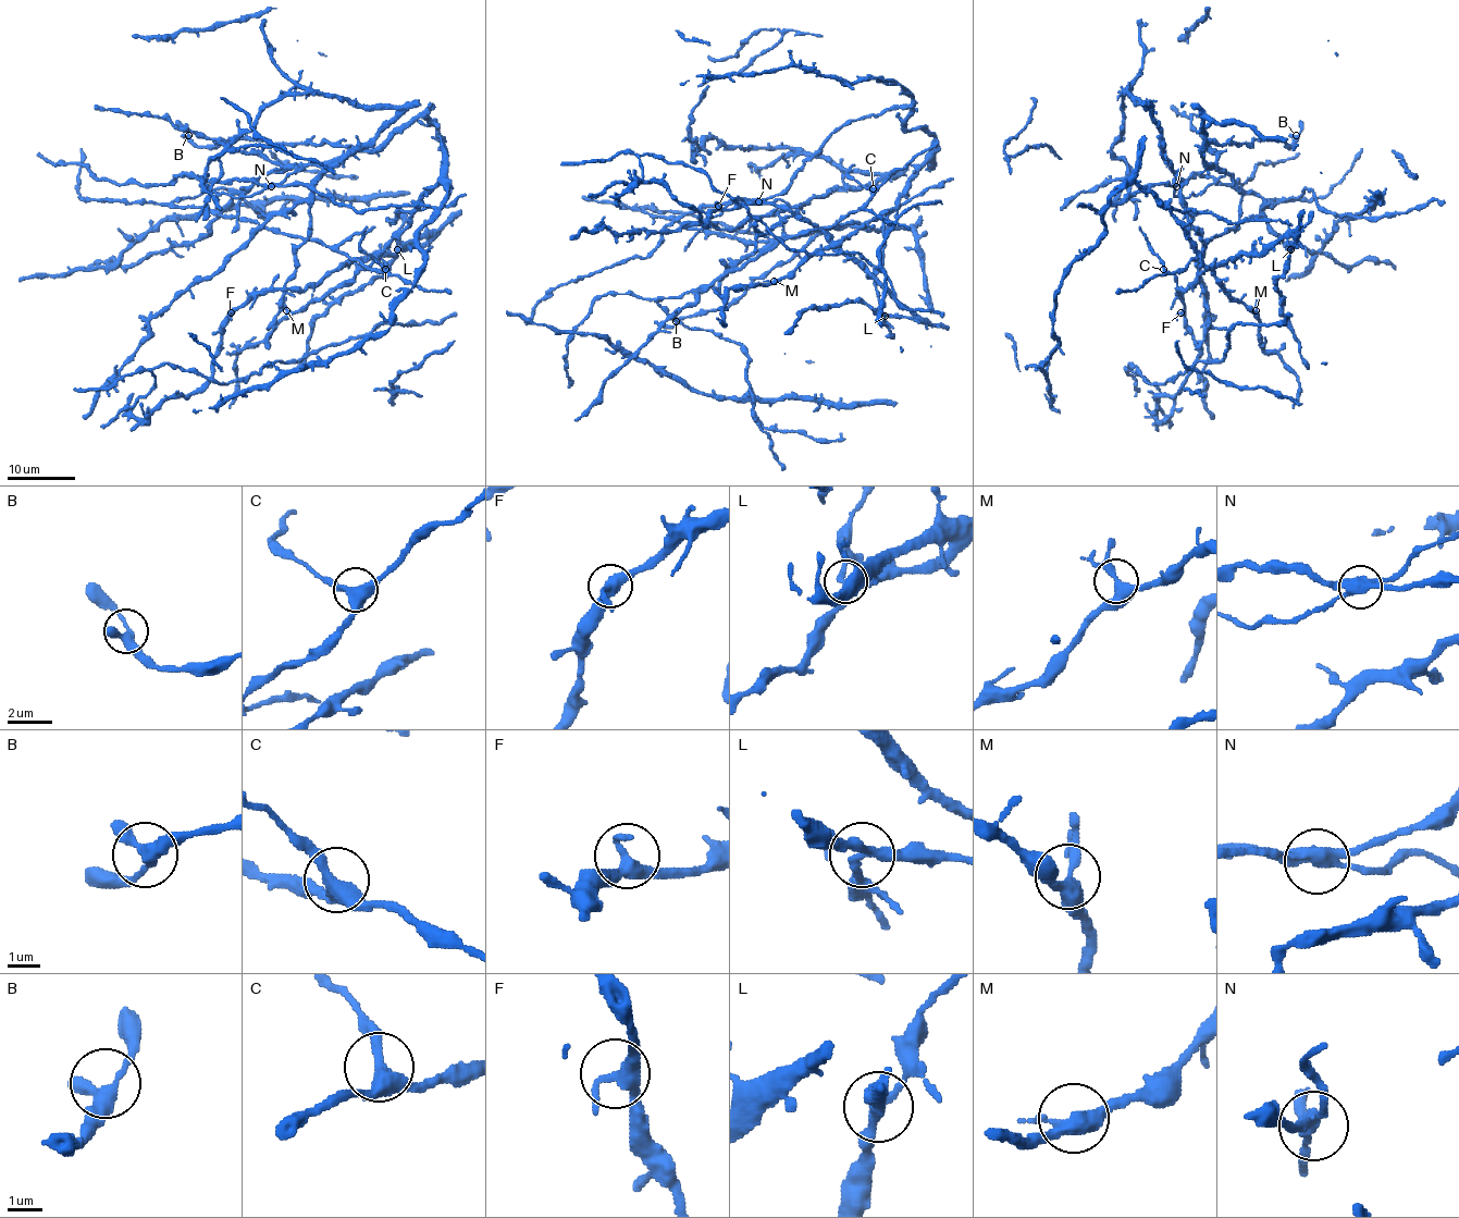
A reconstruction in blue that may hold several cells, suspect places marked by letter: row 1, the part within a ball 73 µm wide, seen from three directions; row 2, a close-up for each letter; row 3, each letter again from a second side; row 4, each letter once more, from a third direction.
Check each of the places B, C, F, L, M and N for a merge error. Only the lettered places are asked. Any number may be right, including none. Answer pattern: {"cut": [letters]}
{"cut": ["L", "N"]}

